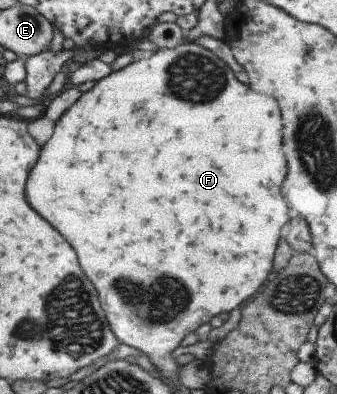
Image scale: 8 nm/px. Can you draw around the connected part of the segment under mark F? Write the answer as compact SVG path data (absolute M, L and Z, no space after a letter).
M184 41L175 48L161 48L160 51L155 52L149 59L135 61L130 65L124 67L119 71L112 72L108 77L101 79L94 87L83 93L83 96L69 109L59 122L55 123L54 134L42 147L40 159L35 165L35 171L31 171L30 179L27 181L27 201L31 203L31 207L43 215L53 227L57 227L57 231L61 231L61 235L79 251L79 261L83 263L83 271L87 271L87 277L95 283L101 299L103 299L103 307L107 311L107 318L111 321L112 331L118 337L121 344L132 346L133 348L141 351L150 359L165 366L171 363L171 353L179 347L179 341L183 341L189 333L197 331L204 323L209 323L215 315L225 313L225 311L233 311L235 307L242 307L248 301L252 300L257 293L261 290L261 285L265 281L265 277L271 271L271 259L273 251L278 247L279 231L283 227L283 223L287 223L287 205L283 203L281 195L279 195L279 185L285 177L285 157L281 153L281 121L279 121L279 109L277 103L271 97L265 97L264 94L254 91L253 88L243 84L237 79L236 74L227 65L225 60L221 60L213 51L210 51L204 46L197 45L197 43Z

